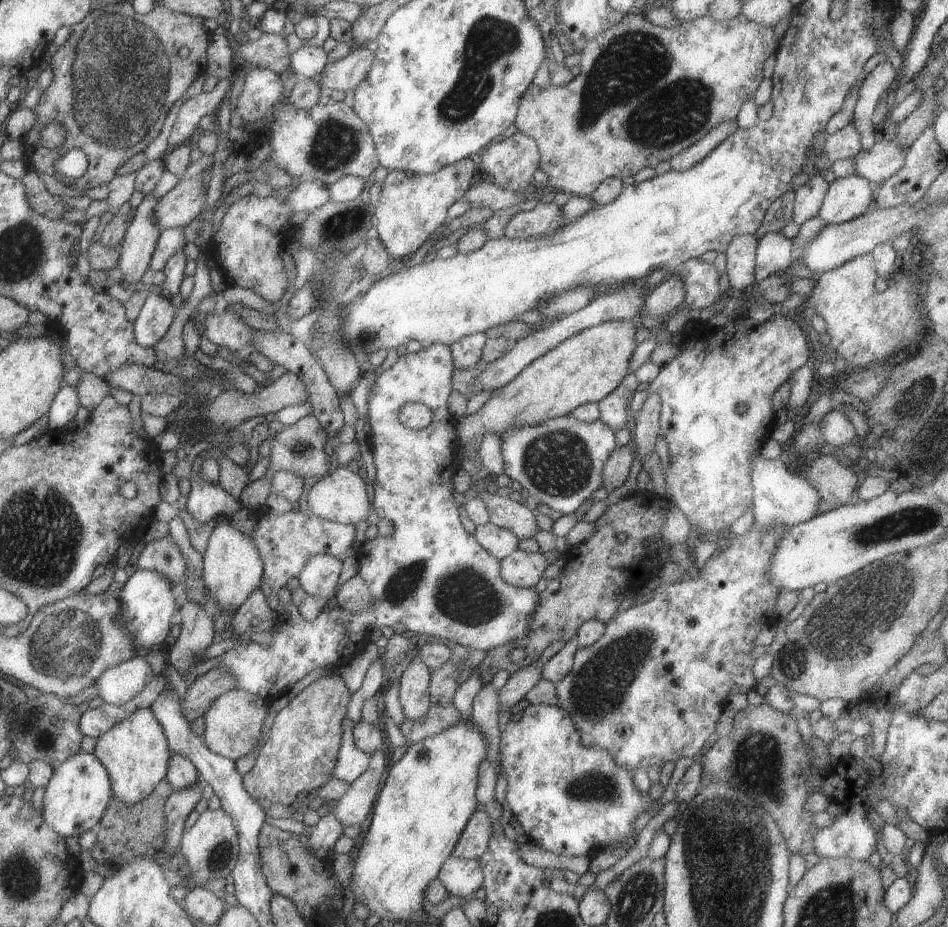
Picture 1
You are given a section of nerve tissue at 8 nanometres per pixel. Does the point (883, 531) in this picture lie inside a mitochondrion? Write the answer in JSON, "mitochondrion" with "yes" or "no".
{"mitochondrion":"yes"}

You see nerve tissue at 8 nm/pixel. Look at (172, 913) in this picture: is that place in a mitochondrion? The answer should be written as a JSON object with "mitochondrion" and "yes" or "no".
{"mitochondrion":"no"}

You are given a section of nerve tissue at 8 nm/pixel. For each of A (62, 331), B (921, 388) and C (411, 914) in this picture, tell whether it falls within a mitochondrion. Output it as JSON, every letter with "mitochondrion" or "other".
{"A":"other","B":"mitochondrion","C":"other"}

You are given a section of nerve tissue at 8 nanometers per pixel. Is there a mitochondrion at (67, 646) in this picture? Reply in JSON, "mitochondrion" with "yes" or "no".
{"mitochondrion":"yes"}

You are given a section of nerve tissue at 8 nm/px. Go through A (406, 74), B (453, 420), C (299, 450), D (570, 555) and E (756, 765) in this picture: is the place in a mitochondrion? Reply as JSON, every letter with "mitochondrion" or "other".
{"A":"other","B":"other","C":"mitochondrion","D":"other","E":"mitochondrion"}

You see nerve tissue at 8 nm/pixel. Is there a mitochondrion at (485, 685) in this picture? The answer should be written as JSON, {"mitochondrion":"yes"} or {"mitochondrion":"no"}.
{"mitochondrion":"no"}

